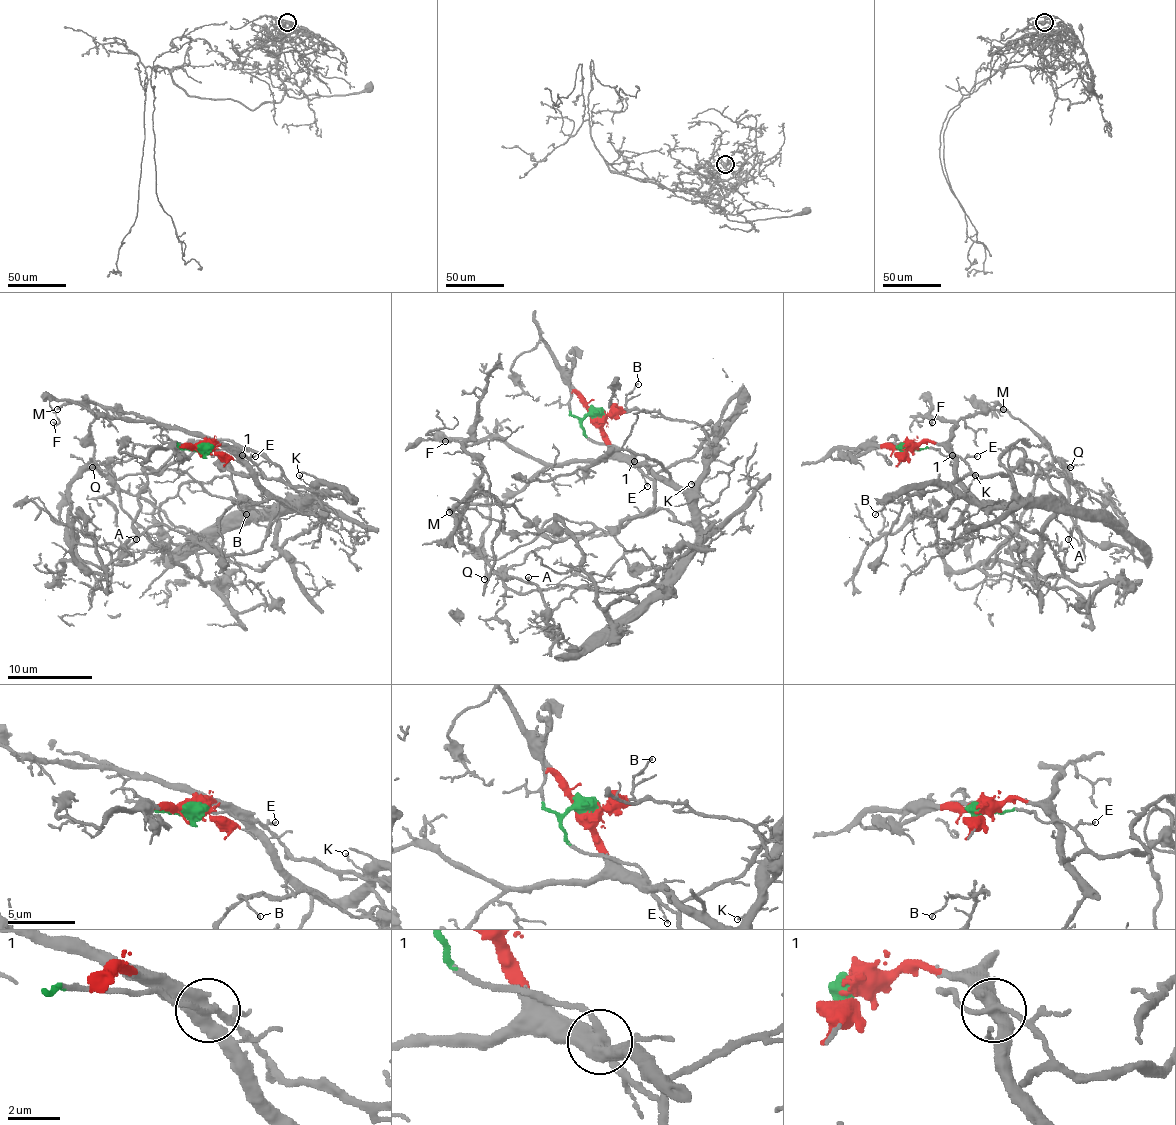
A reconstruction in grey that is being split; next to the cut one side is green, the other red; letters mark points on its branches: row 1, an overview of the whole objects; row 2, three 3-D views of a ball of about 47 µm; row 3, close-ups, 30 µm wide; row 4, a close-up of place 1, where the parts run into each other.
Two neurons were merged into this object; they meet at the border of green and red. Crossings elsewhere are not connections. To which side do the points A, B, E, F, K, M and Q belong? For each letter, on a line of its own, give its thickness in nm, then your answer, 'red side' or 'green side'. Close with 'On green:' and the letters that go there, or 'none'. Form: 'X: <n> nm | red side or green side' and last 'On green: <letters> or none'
A: 170 nm | red side
B: 110 nm | red side
E: 110 nm | green side
F: 160 nm | red side
K: 120 nm | red side
M: 220 nm | red side
Q: 190 nm | green side
On green: E, Q

